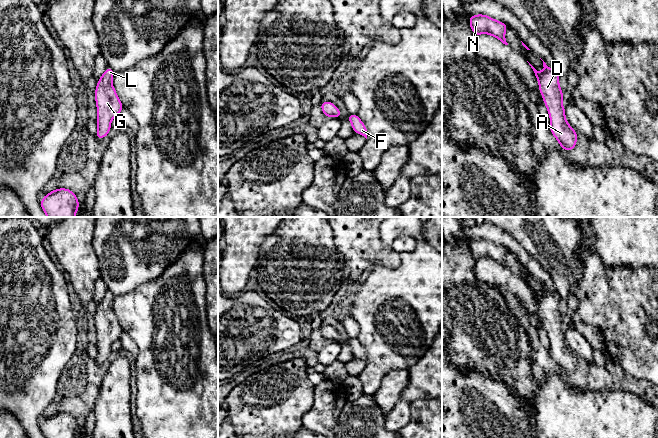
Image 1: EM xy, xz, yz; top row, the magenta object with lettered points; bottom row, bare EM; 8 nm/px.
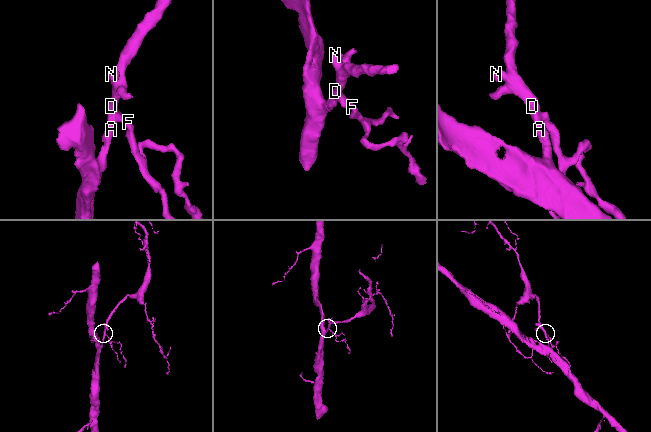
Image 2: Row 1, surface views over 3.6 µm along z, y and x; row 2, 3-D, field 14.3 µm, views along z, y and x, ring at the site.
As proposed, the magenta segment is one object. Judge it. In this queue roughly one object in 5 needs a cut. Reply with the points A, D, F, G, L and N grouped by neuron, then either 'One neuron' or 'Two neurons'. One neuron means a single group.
Groups: A D F G L N. One neuron

